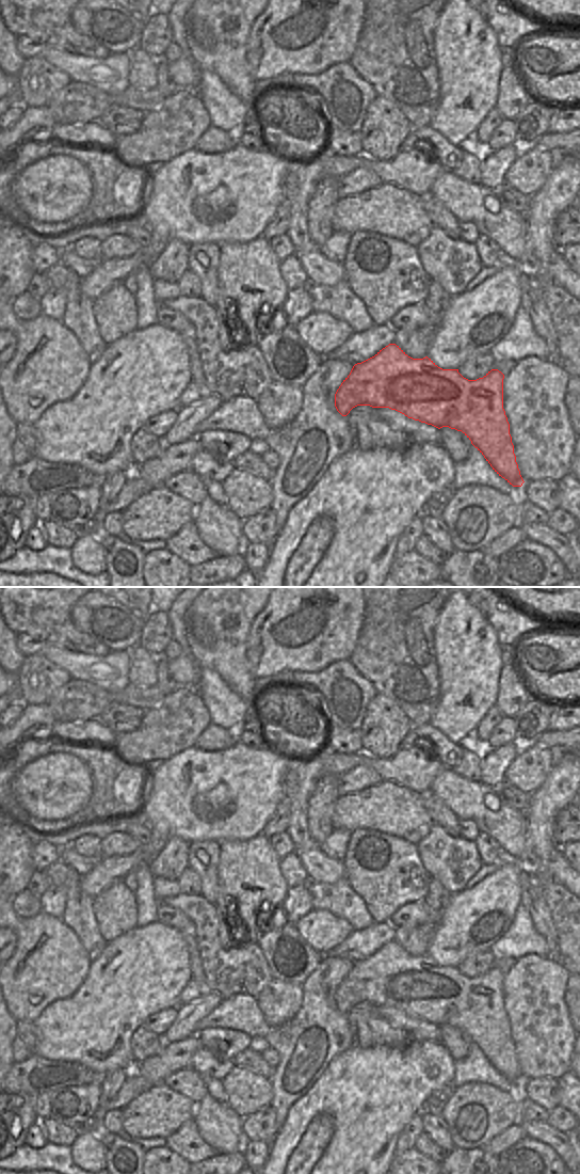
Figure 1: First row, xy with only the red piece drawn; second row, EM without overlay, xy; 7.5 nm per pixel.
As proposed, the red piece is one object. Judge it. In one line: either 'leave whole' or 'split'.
leave whole

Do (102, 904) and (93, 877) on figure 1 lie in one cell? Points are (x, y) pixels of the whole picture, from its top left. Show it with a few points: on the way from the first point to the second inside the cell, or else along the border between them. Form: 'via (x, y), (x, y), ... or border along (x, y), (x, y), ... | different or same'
border along (121, 881), (114, 881), (93, 899) | different

